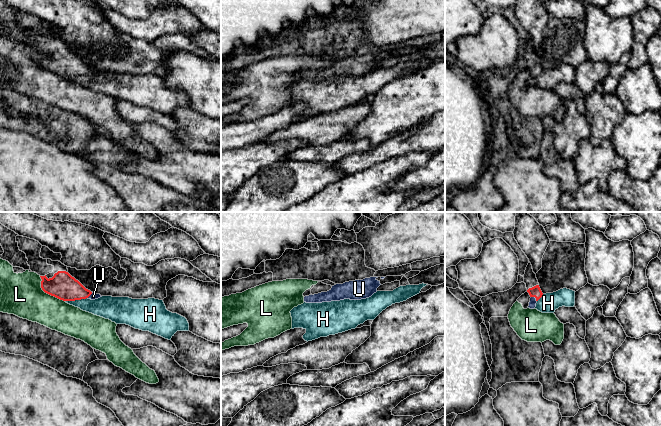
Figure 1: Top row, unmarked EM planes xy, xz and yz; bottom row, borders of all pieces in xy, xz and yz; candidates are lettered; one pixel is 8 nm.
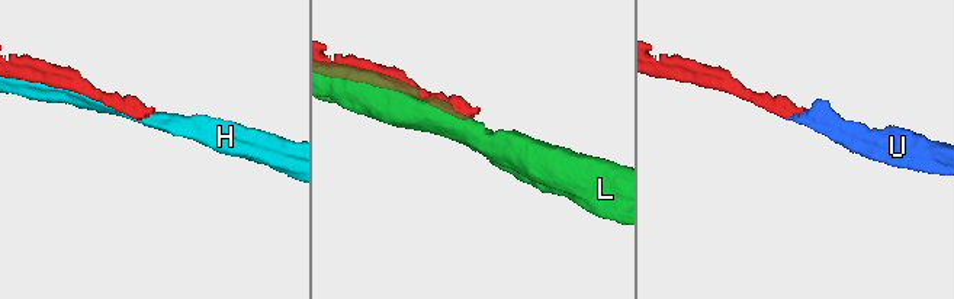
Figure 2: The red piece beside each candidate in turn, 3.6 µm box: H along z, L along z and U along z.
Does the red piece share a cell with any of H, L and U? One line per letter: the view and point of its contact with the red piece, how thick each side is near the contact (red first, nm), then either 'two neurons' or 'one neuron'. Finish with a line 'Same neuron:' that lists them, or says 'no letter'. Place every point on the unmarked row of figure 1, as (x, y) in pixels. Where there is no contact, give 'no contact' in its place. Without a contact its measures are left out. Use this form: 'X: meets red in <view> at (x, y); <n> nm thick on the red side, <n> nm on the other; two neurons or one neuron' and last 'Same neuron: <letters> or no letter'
H: meets red in xy at (76, 75); 220 nm thick on the red side, 180 nm on the other; two neurons
L: meets red in xy at (47, 69); 220 nm thick on the red side, 340 nm on the other; two neurons
U: meets red in yz at (535, 73); 90 nm thick on the red side, 60 nm on the other; one neuron
Same neuron: U

